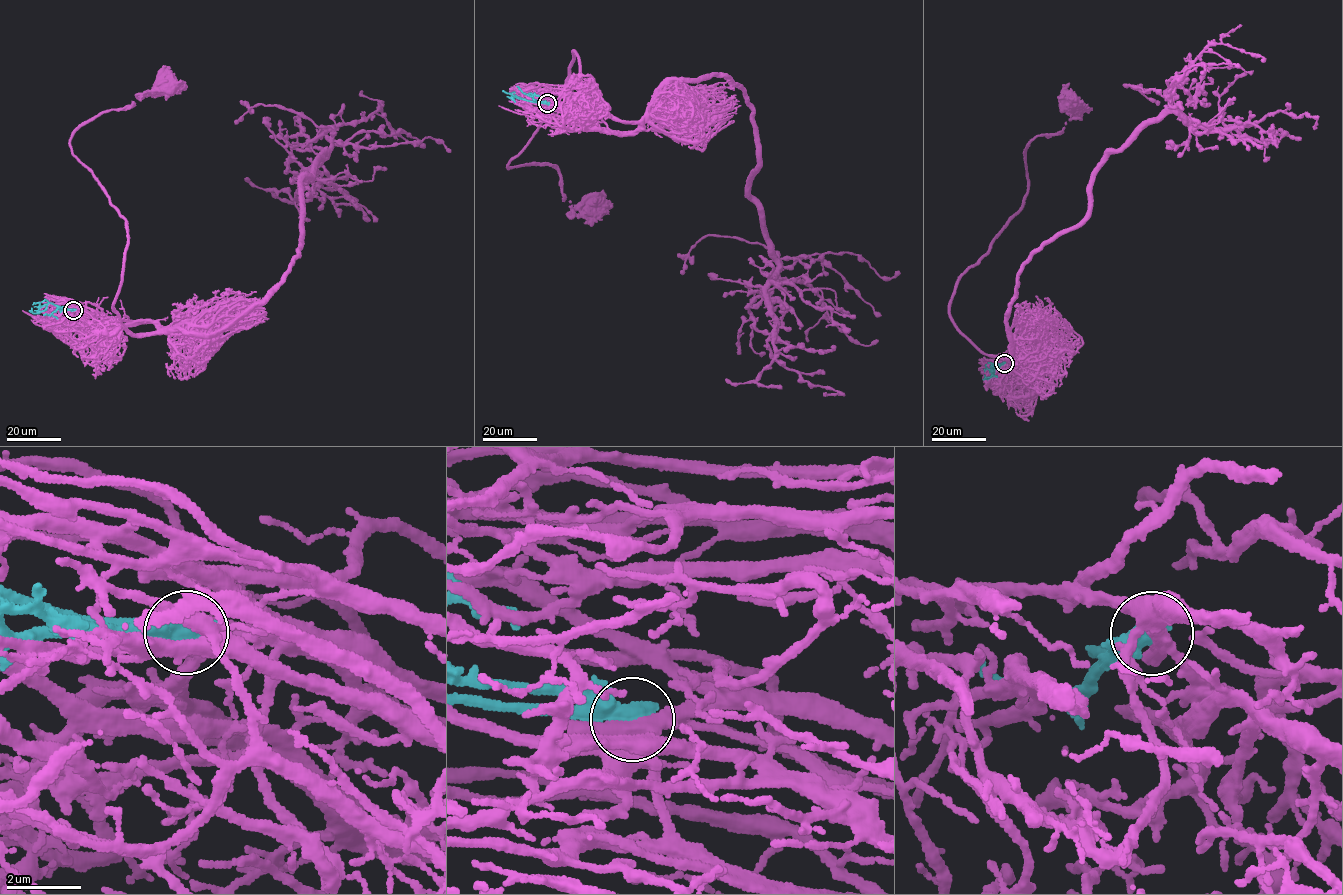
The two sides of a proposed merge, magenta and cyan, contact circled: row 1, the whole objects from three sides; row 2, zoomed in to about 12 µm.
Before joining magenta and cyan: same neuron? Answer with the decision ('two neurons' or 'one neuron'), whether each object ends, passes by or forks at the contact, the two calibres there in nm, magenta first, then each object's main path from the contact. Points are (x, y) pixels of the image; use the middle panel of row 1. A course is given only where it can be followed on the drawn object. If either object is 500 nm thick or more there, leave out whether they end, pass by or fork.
two neurons | 320/700 nm | magenta via (547, 104), (587, 111), (596, 102), (574, 51), (561, 97), (507, 167), (554, 166), (570, 217), (591, 197) | cyan via (547, 103), (515, 98), (502, 91)

